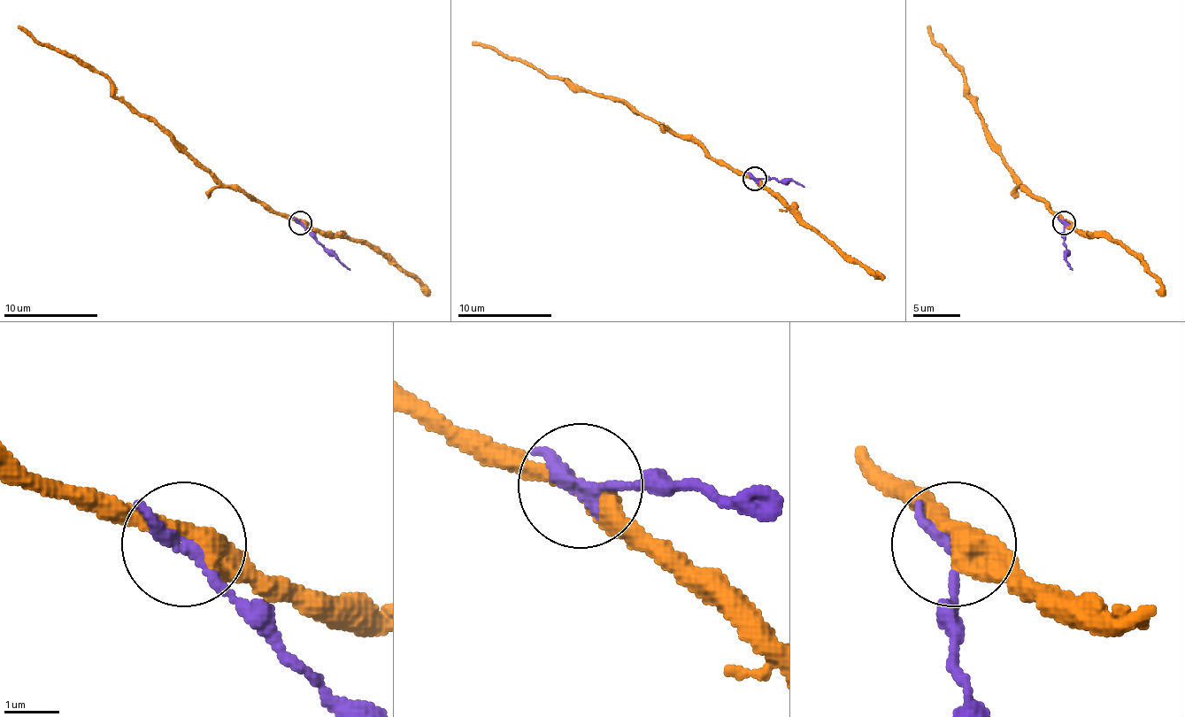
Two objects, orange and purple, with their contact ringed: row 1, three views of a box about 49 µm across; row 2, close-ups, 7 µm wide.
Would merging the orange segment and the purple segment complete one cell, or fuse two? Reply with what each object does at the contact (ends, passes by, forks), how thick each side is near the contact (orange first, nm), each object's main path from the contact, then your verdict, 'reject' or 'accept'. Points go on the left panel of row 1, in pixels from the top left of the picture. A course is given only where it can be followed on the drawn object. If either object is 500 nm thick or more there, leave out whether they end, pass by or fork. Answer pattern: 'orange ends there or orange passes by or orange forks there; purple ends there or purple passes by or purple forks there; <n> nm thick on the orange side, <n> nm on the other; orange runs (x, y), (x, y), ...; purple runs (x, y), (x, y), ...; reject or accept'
orange passes by; purple ends there; 380 nm thick on the orange side, 320 nm on the other; orange runs (302, 223), (219, 183), (167, 134), (122, 103), (106, 77), (35, 42), (19, 25); purple runs (299, 223), (349, 271); reject

